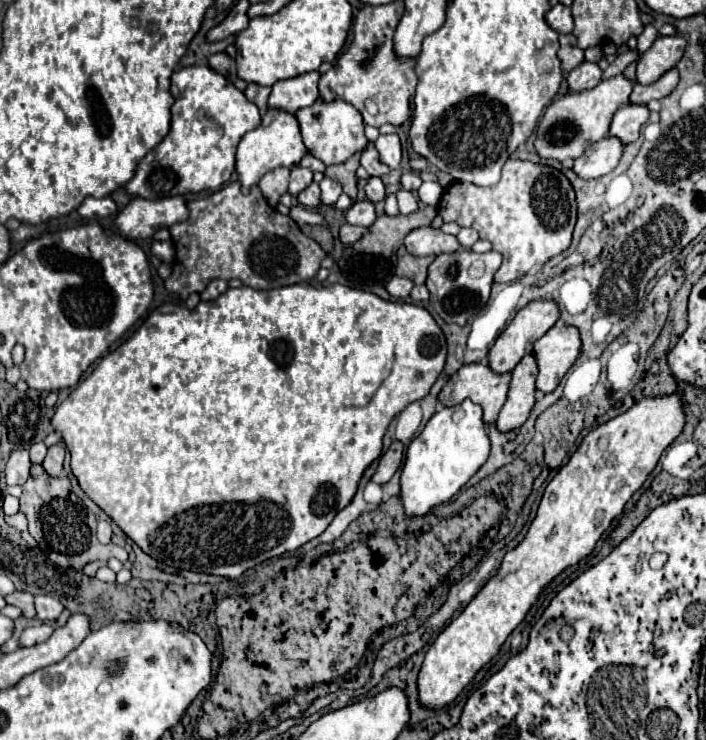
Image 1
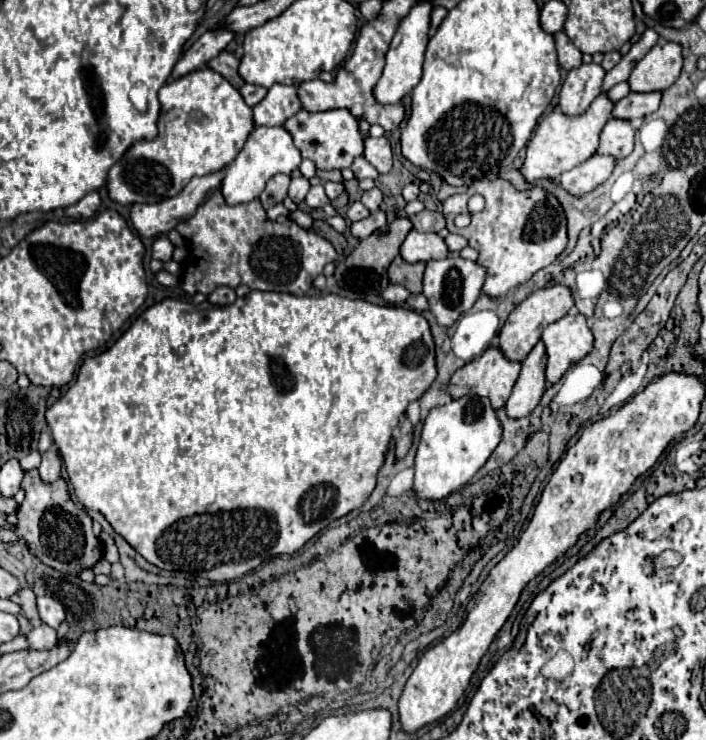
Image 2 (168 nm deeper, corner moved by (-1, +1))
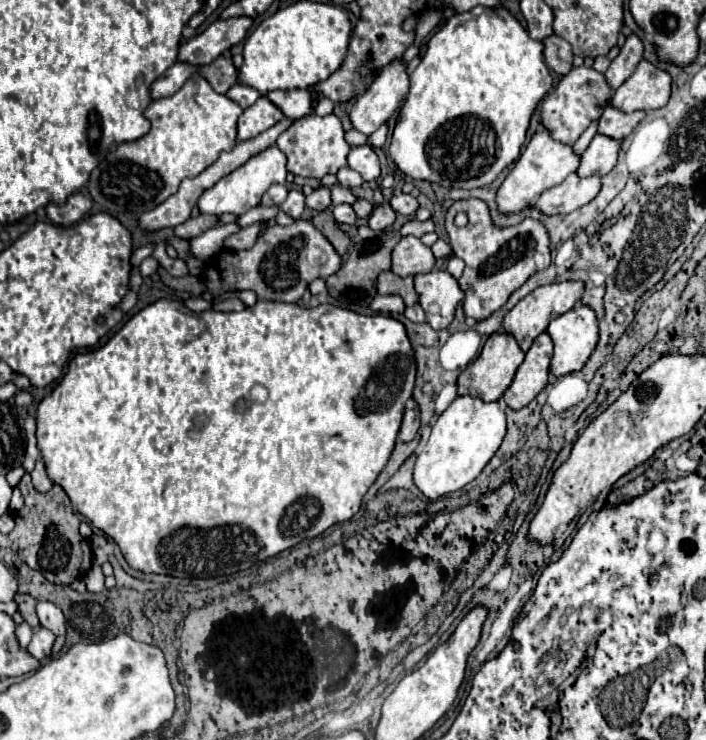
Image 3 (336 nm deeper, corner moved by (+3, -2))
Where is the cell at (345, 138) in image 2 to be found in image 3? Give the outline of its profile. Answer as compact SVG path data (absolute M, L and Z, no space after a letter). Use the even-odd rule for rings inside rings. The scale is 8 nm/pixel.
M307 115L289 125L279 137L277 137L279 149L287 155L287 169L293 171L293 175L301 177L317 177L321 179L327 173L337 173L341 167L347 165L347 155L351 151L349 143L345 141L345 131L341 125L341 119L337 115Z

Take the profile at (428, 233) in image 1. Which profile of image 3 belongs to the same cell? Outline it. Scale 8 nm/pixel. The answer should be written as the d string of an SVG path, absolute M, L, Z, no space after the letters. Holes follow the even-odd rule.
M407 235L393 249L393 265L391 271L399 277L429 273L435 267L433 251L421 243L419 237Z

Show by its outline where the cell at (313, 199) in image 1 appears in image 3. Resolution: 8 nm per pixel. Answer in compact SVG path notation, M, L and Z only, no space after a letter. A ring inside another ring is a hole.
M319 187L319 189L315 189L311 195L307 195L305 205L307 205L309 209L315 209L315 211L323 211L323 209L331 207L329 187Z

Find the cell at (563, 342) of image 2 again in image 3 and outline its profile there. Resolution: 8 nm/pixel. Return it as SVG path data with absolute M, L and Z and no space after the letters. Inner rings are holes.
M577 303L575 309L559 315L547 327L555 353L551 357L551 375L561 377L579 371L597 345L597 319L593 309Z

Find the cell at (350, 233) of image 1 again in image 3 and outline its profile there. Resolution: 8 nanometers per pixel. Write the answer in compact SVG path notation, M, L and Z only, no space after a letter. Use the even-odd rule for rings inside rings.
M377 205L367 219L367 227L381 233L381 231L389 229L393 225L393 221L395 221L395 211L389 205Z

